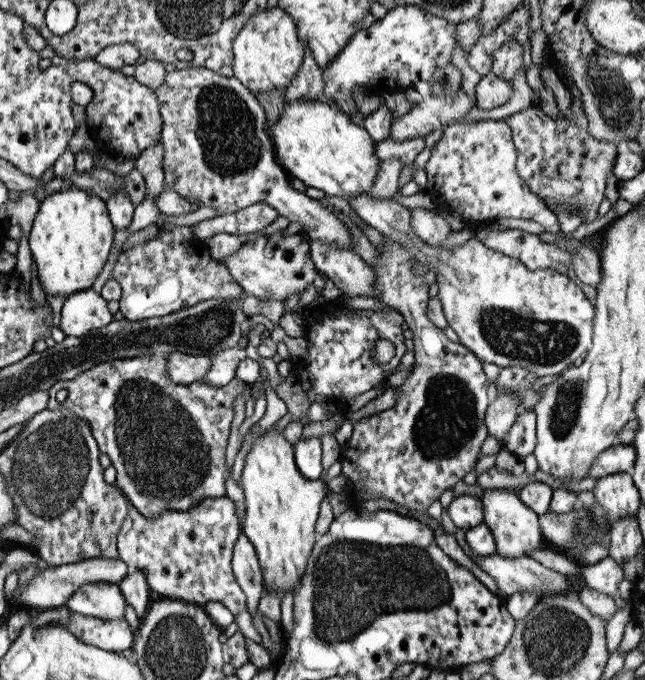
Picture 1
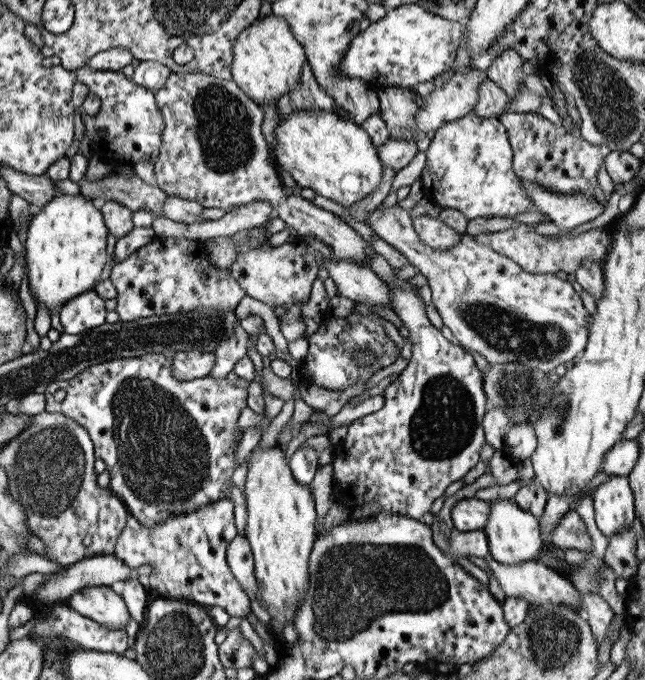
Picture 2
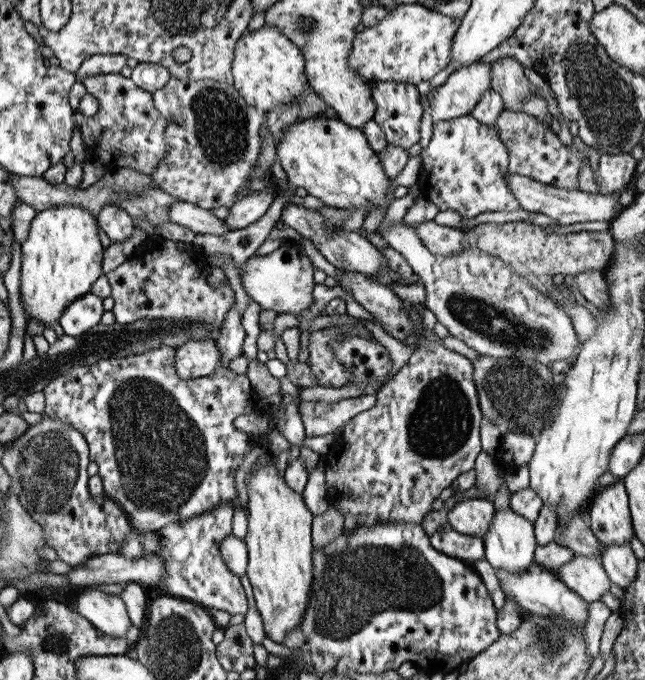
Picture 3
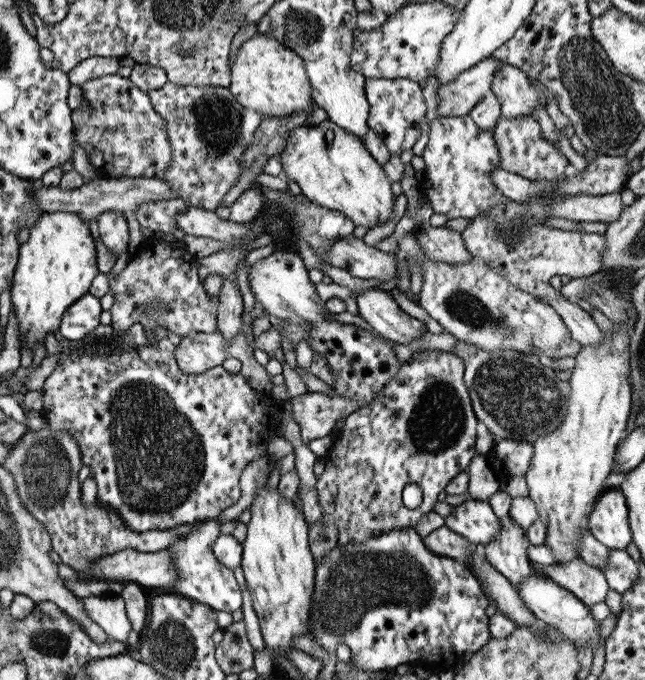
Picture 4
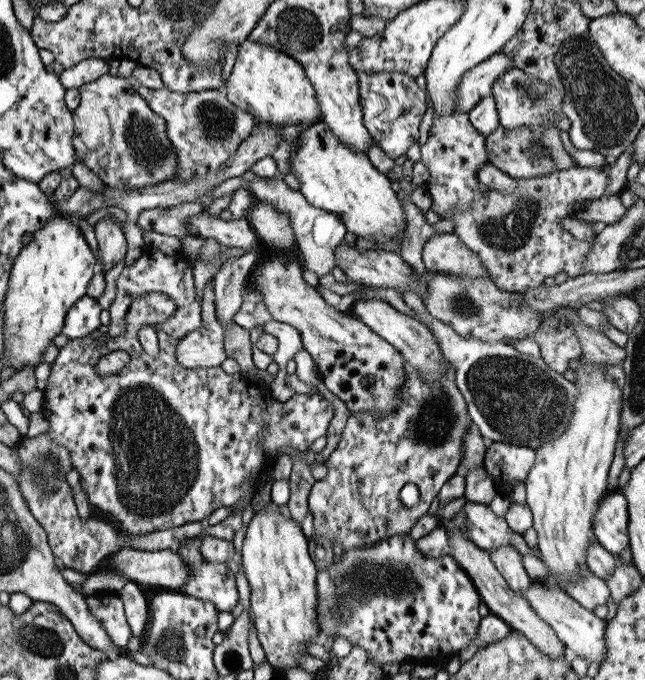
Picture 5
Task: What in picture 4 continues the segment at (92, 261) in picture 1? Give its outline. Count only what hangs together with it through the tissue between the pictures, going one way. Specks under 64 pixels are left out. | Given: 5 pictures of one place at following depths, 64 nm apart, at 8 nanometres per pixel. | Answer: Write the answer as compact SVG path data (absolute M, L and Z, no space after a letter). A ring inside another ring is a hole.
M43 212L28 228L27 241L19 245L9 289L10 304L13 305L18 321L19 352L21 348L30 349L32 352L34 342L43 342L46 334L58 330L63 311L79 297L88 293L91 280L97 276L97 253L87 221L71 212Z

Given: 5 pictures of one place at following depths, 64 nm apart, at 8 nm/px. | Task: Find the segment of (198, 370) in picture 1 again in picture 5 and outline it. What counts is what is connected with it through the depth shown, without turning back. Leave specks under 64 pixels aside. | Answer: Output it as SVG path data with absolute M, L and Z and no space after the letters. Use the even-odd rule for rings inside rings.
M213 280L206 281L202 290L201 328L187 333L176 342L174 357L183 368L211 368L226 359L223 329L214 316Z

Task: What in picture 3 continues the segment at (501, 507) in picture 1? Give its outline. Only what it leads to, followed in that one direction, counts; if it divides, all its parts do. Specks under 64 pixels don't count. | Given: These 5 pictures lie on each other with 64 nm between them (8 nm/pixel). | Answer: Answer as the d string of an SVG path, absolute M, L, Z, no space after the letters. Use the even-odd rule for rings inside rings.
M510 507L507 510L494 511L491 525L489 525L487 533L483 535L484 558L493 570L499 568L509 571L509 573L515 573L528 568L529 564L535 561L534 553L537 546L533 523L529 519L525 519L523 515L519 515Z

